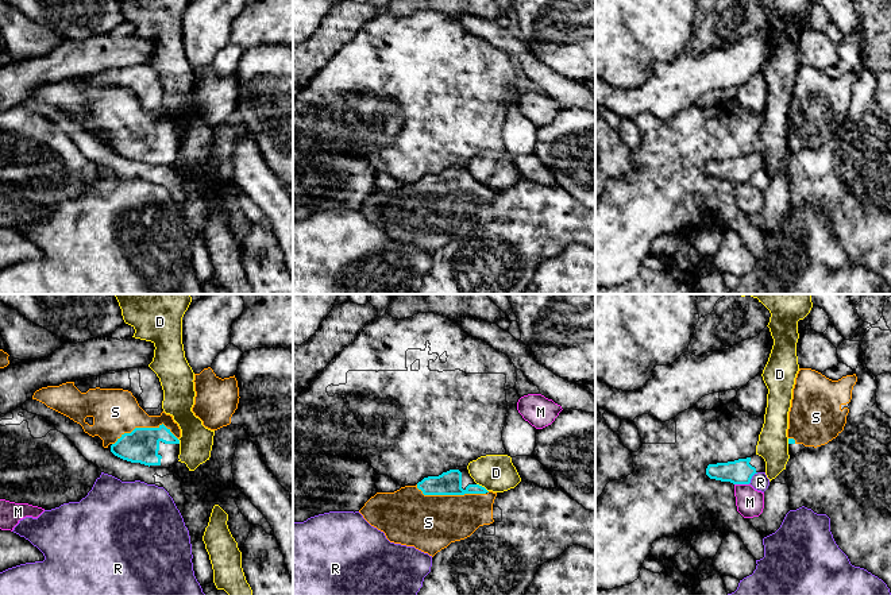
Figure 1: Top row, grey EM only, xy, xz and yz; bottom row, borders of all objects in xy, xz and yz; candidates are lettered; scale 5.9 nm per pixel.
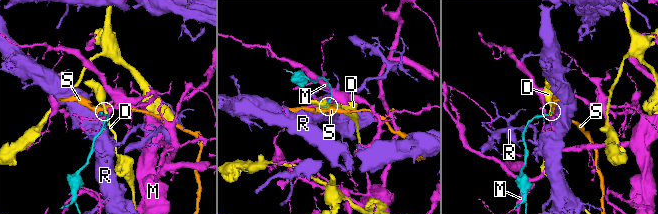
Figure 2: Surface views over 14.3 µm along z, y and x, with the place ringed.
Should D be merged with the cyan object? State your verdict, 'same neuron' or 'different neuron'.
different neuron

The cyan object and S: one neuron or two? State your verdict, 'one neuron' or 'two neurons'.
one neuron

